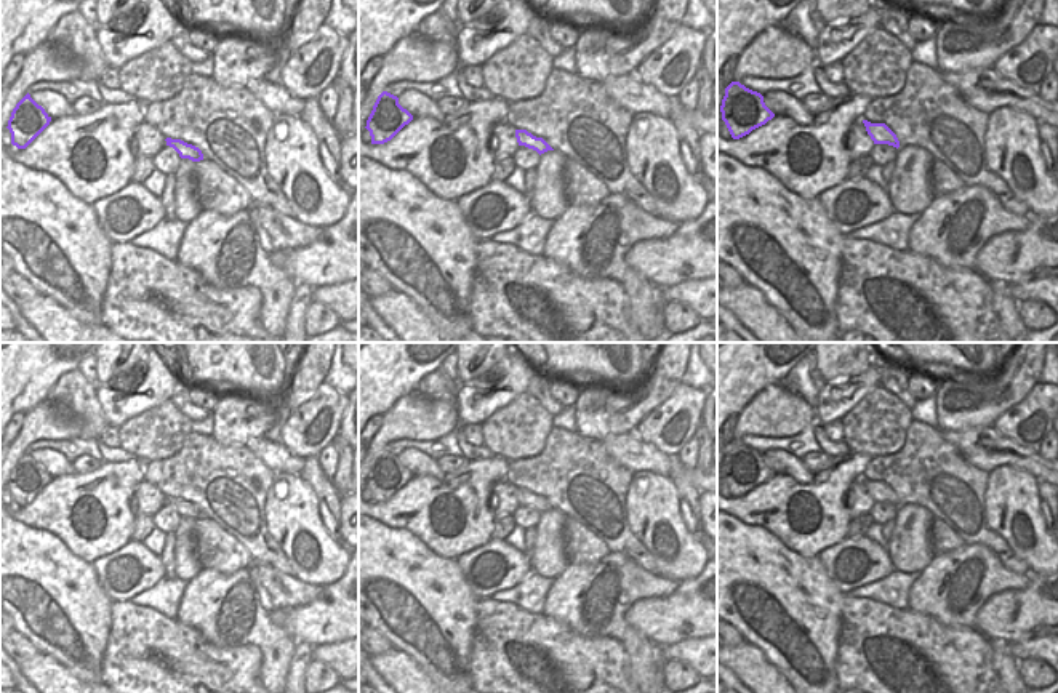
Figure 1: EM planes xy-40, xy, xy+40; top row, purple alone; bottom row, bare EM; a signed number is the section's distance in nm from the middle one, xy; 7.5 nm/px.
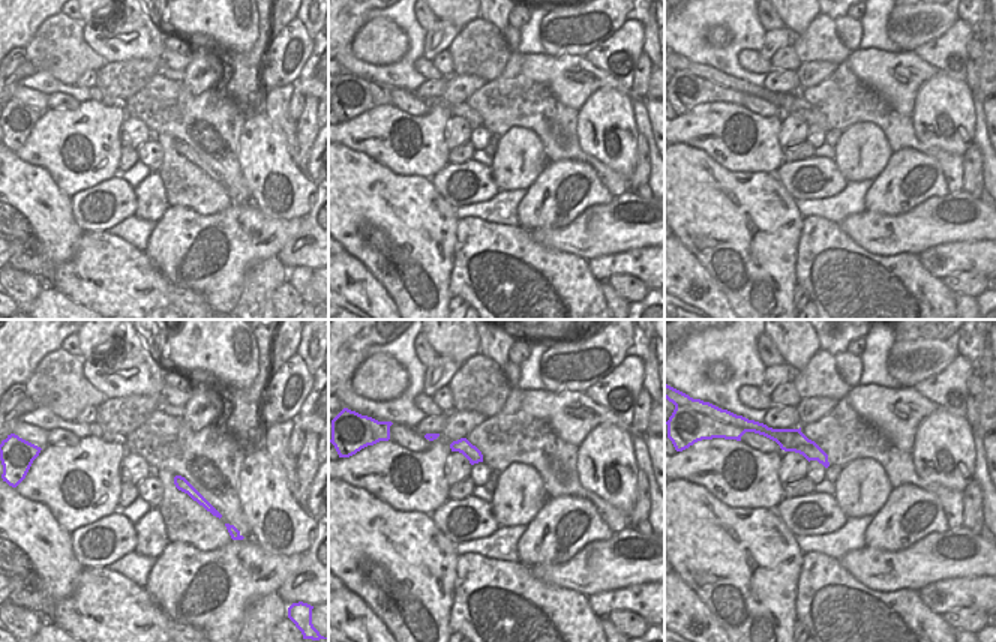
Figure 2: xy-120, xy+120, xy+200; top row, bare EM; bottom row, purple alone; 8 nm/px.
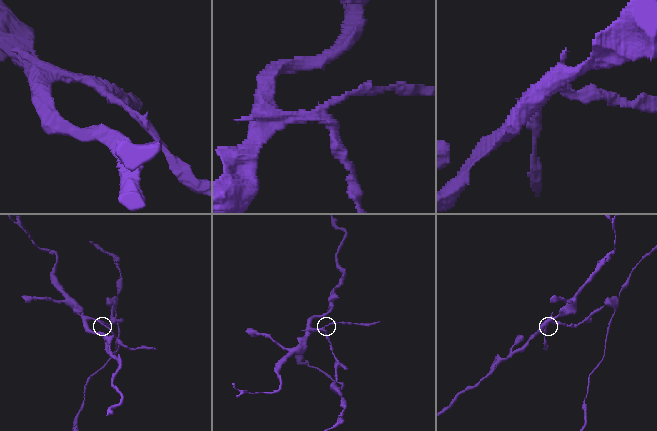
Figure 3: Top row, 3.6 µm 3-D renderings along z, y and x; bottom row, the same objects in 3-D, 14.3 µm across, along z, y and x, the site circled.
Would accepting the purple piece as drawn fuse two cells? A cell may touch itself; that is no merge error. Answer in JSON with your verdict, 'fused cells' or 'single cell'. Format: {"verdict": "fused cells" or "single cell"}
{"verdict": "fused cells"}

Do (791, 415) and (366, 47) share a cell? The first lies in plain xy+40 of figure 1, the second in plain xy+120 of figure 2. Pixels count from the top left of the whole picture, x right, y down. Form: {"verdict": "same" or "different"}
{"verdict": "same"}

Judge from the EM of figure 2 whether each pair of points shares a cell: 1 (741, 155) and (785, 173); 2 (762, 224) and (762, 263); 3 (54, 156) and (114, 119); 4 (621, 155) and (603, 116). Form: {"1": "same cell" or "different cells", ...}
{"1": "different cells", "2": "same cell", "3": "same cell", "4": "same cell"}

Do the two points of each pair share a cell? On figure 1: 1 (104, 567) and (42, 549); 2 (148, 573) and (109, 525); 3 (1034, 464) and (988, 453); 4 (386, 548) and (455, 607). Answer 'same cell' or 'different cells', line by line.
1: different cells
2: different cells
3: same cell
4: same cell

